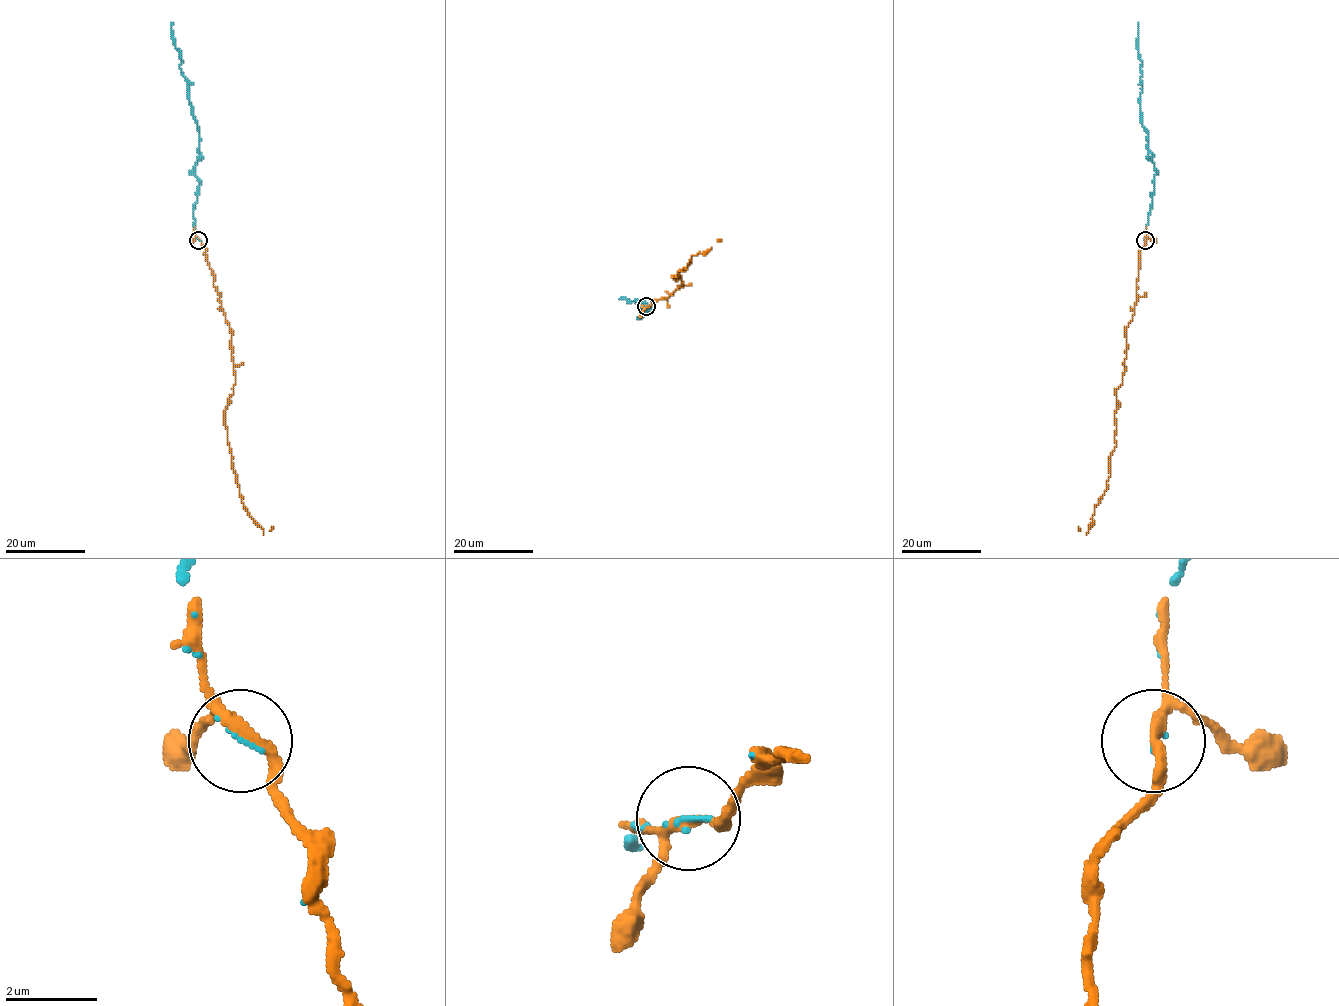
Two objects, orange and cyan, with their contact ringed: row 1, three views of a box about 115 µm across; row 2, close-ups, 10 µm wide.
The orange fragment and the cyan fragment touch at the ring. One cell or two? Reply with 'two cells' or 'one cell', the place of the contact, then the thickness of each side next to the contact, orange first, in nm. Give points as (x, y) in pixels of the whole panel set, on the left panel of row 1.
one cell; place (198, 240); calibres 200 and 70 nm

